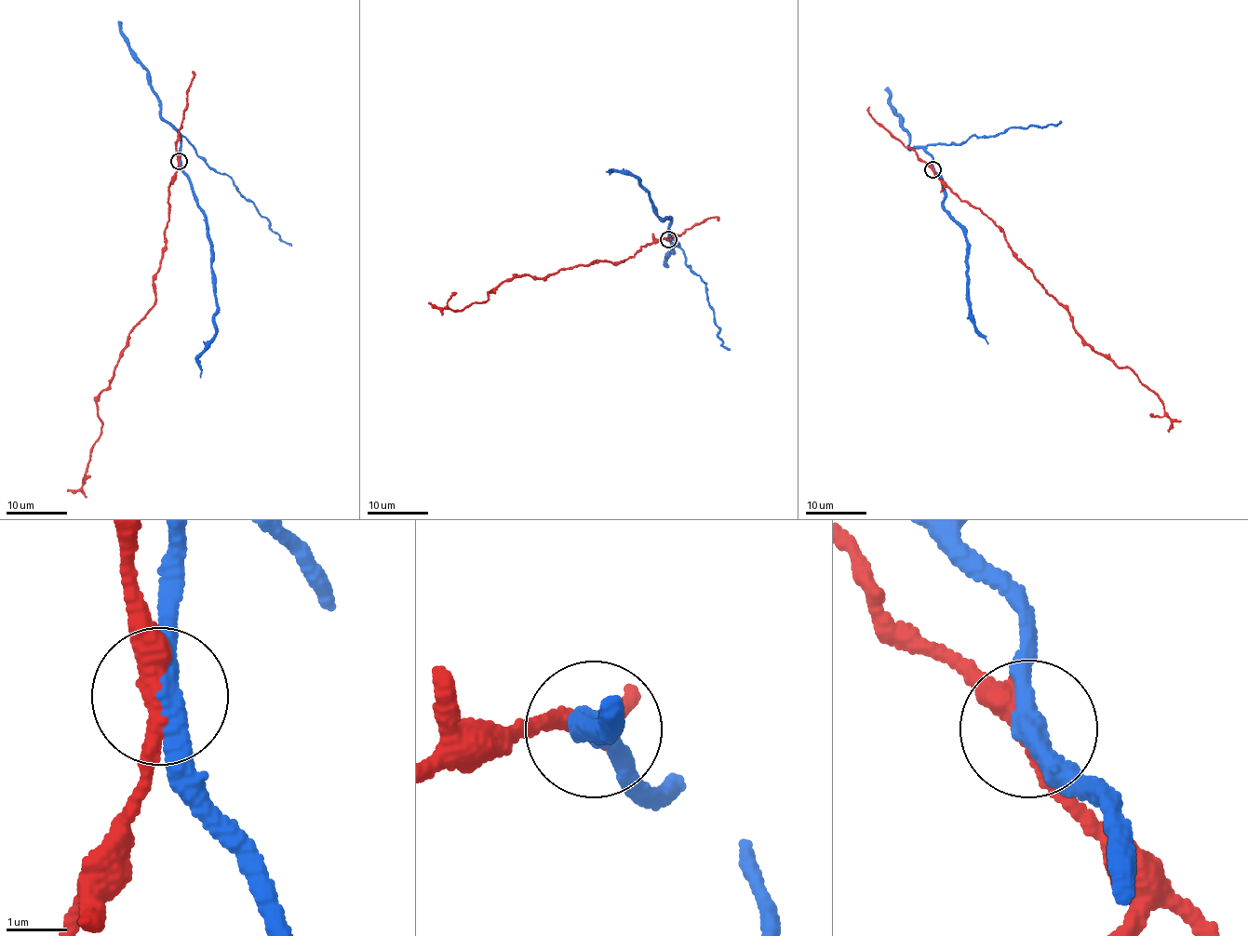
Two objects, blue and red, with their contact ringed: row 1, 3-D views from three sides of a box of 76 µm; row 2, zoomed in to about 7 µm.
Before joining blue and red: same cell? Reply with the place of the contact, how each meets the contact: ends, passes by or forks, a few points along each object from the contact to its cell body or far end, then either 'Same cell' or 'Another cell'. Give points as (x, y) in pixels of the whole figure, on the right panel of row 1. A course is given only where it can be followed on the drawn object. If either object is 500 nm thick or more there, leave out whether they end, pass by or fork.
Place: (932, 169). At the ring blue passes by. At the ring red passes by. Course of blue: (933, 169), (941, 177), (943, 209), (963, 231), (967, 247), (967, 304), (974, 328), (987, 344). Course of red: (933, 169), (1004, 234), (1018, 260), (1068, 313), (1074, 331), (1158, 396), (1172, 424), (1168, 431). Another cell

